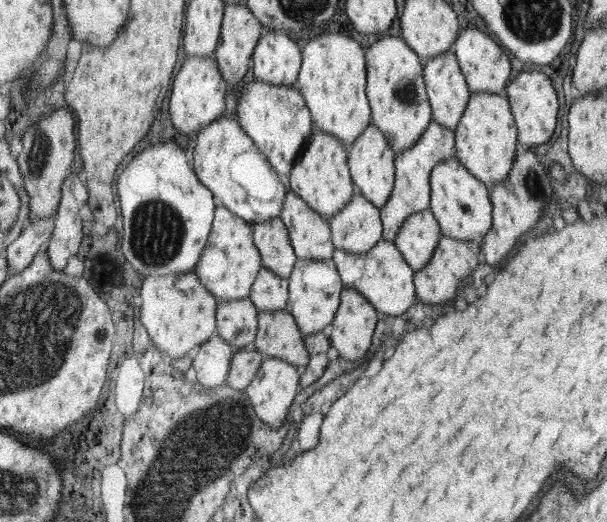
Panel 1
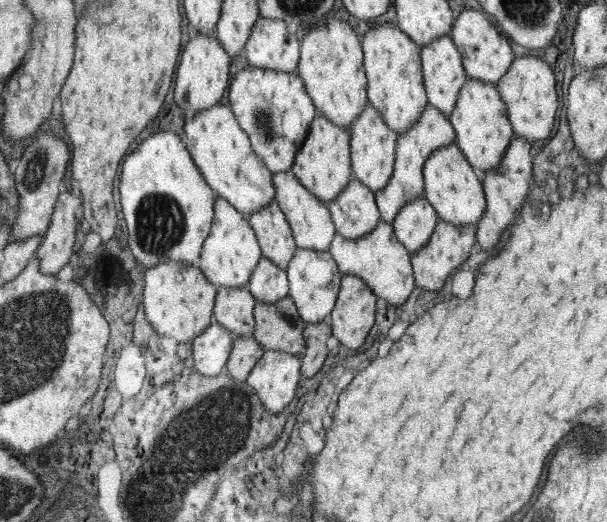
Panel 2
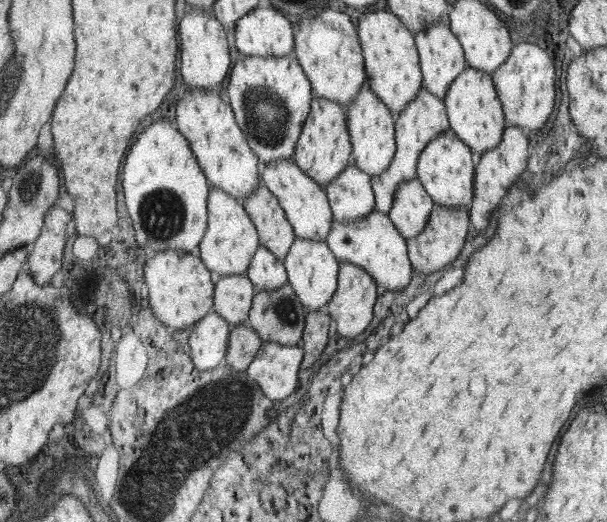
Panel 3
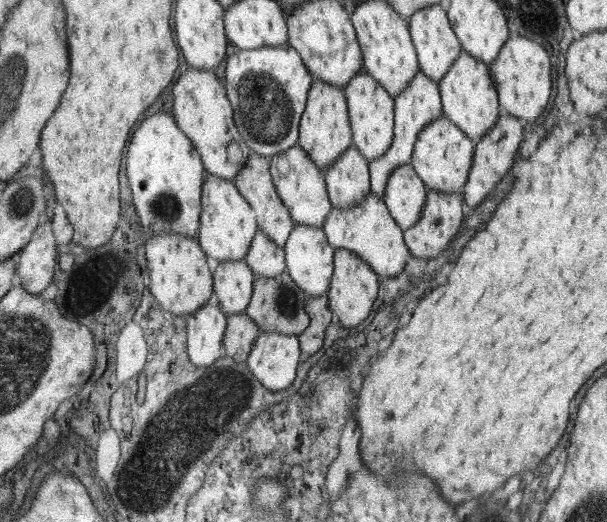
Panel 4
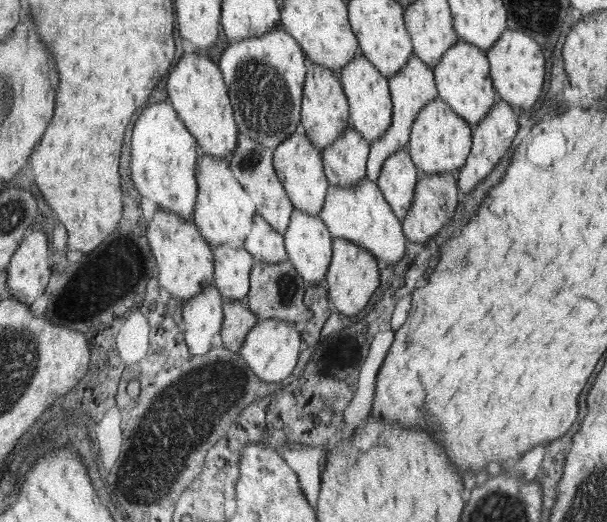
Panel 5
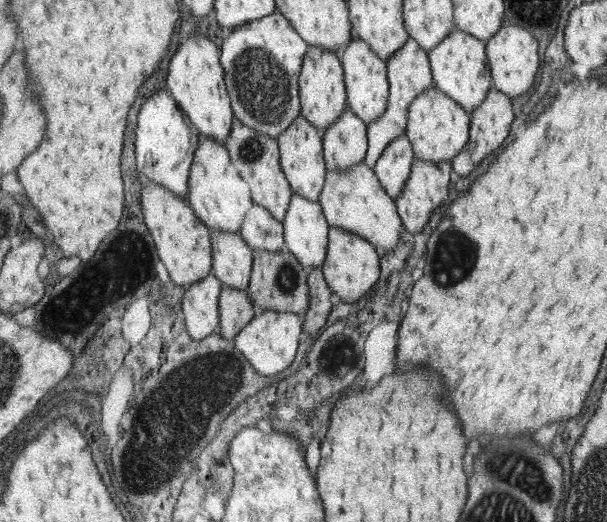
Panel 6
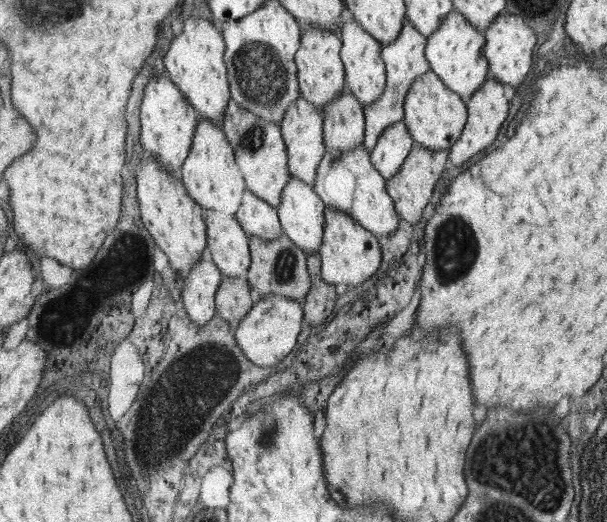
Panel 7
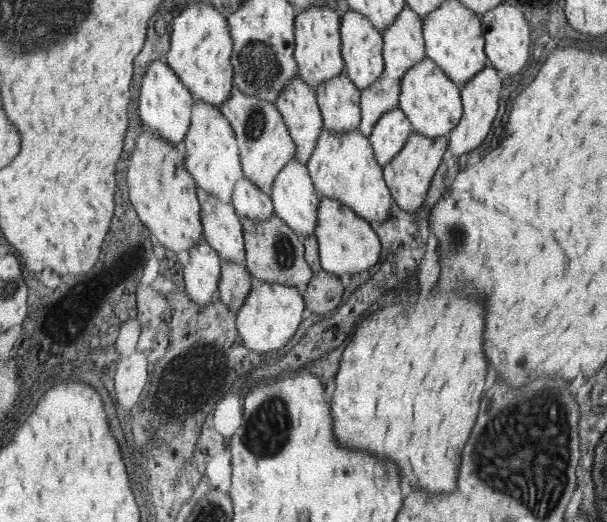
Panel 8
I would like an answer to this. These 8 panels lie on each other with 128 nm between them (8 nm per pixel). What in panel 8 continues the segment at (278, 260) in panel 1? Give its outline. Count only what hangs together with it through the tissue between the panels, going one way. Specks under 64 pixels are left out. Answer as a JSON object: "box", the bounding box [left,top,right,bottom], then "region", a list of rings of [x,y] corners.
{"box":[219,88,297,196],"region":[[[234,88],[228,102],[222,103],[219,107],[233,125],[234,135],[240,148],[240,162],[244,176],[271,196],[270,189],[274,186],[274,179],[282,167],[297,154],[297,144],[290,136],[290,130],[282,119],[282,113],[278,111],[275,103],[248,95],[238,88]]]}

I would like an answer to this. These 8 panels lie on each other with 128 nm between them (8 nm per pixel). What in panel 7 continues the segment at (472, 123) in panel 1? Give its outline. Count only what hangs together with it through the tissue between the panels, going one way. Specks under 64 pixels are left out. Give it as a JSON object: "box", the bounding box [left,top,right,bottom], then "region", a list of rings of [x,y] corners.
{"box":[425,11,489,103],"region":[[[454,11],[446,15],[436,32],[432,32],[425,48],[425,56],[432,66],[431,71],[442,79],[446,87],[458,93],[466,103],[471,99],[470,96],[482,87],[482,83],[486,82],[489,59],[482,56],[482,46],[484,36],[471,25],[466,16]]]}

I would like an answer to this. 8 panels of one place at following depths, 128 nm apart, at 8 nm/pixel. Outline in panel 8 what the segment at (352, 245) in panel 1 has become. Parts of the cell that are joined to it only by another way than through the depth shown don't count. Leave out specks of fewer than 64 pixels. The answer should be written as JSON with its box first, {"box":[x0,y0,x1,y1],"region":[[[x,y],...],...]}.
{"box":[315,73,361,133],"region":[[[342,73],[316,85],[315,92],[328,131],[346,133],[360,129],[361,90],[348,75]]]}

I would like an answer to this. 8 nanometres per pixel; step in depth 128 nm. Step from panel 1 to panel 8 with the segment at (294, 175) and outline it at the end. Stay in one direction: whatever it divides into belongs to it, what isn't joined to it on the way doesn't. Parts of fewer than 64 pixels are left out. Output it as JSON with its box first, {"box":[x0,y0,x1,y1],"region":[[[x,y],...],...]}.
{"box":[294,4,344,90],"region":[[[336,4],[312,5],[297,13],[297,44],[294,56],[298,61],[298,75],[316,90],[316,85],[326,83],[342,72],[344,63],[340,56],[340,16],[334,10]]]}

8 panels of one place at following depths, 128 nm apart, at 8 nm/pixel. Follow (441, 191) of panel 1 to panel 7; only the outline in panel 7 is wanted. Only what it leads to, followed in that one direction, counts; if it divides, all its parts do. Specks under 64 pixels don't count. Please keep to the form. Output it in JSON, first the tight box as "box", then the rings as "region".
{"box":[405,70,468,151],"region":[[[431,70],[414,79],[405,98],[405,123],[413,135],[415,144],[432,151],[449,149],[462,135],[468,118],[468,108],[458,93],[446,87],[442,79]]]}

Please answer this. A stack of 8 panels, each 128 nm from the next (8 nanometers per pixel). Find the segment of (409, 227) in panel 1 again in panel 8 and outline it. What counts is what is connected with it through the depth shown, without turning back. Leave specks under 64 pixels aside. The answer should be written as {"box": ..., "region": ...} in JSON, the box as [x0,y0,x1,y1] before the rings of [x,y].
{"box":[369,106,413,166],"region":[[[399,106],[382,115],[382,118],[378,119],[378,124],[374,125],[369,138],[378,163],[384,166],[398,156],[411,134],[413,134],[413,125]]]}

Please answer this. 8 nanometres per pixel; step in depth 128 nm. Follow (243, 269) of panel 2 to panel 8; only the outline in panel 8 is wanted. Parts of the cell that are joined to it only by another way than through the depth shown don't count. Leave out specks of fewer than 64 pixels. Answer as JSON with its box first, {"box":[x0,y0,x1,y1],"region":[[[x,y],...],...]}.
{"box":[181,100,243,203],"region":[[[196,100],[192,107],[190,125],[181,146],[185,153],[185,167],[192,173],[194,181],[198,181],[198,192],[202,194],[203,199],[206,199],[206,195],[212,195],[218,197],[222,203],[232,202],[234,187],[243,175],[240,148],[233,125],[218,105]]]}

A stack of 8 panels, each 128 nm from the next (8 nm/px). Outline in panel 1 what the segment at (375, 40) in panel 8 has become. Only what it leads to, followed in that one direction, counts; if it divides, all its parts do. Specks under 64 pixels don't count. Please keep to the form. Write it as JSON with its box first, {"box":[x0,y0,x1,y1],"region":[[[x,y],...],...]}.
{"box":[349,124,396,210],"region":[[[370,124],[366,127],[362,135],[358,136],[356,142],[352,144],[349,163],[354,184],[358,185],[358,192],[370,200],[370,203],[374,203],[378,210],[381,210],[390,198],[396,182],[396,152],[390,147],[386,135],[376,125]]]}

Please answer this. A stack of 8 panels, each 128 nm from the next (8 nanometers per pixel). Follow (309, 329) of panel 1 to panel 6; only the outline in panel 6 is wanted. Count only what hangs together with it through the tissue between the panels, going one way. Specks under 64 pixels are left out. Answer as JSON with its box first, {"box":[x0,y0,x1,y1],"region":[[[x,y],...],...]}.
{"box":[284,193,329,272],"region":[[[293,193],[284,218],[286,249],[304,265],[306,272],[323,266],[329,250],[329,224],[321,204]]]}

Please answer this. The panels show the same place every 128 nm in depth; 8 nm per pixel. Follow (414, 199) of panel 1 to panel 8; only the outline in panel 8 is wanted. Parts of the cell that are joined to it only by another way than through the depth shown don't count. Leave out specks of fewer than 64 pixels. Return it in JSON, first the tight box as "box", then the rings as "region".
{"box":[360,5,426,138],"region":[[[408,5],[402,9],[398,18],[384,32],[384,56],[385,70],[370,87],[361,90],[361,126],[360,131],[364,136],[370,138],[370,133],[374,130],[374,125],[378,124],[378,119],[386,112],[396,109],[401,98],[402,75],[414,67],[414,64],[426,57],[424,23],[420,20],[420,15],[410,9]]]}

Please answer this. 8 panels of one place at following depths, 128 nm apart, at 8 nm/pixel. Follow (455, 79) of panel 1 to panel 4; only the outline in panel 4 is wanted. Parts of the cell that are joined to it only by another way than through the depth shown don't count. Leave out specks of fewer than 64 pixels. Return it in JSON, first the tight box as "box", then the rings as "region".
{"box":[408,4,464,84],"region":[[[438,4],[430,5],[414,13],[408,20],[409,32],[412,34],[414,48],[417,50],[417,60],[420,62],[419,70],[436,81],[436,84],[454,66],[454,61],[464,50],[461,42],[458,42],[459,38],[456,38],[456,32],[452,32],[451,22],[448,12]]]}

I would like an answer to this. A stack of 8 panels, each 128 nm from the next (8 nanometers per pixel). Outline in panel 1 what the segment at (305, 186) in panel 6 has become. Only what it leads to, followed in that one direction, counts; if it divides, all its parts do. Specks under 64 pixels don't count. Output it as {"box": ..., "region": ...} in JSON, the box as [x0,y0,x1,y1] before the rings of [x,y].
{"box":[279,189,335,260],"region":[[[292,189],[286,192],[285,206],[279,217],[289,230],[290,244],[298,260],[332,259],[335,248],[329,221]]]}

